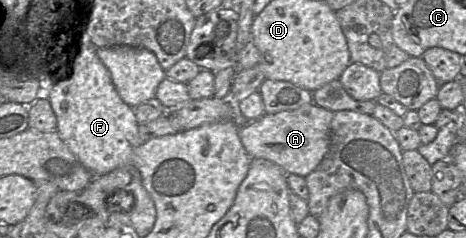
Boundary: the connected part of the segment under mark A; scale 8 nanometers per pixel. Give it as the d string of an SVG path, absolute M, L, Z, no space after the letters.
M315 103L295 110L265 114L239 128L241 142L252 158L263 158L279 165L286 173L302 177L312 173L330 147L330 124L334 112Z

